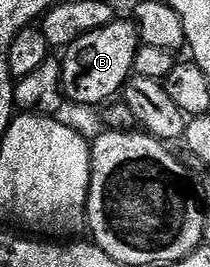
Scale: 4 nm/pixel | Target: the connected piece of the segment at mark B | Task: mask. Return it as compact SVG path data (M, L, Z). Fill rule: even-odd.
M117 18L98 30L90 30L90 34L82 34L82 38L62 52L60 69L65 97L71 103L73 100L76 104L99 106L107 105L113 98L119 97L133 75L132 63L140 45L140 35L131 19Z

